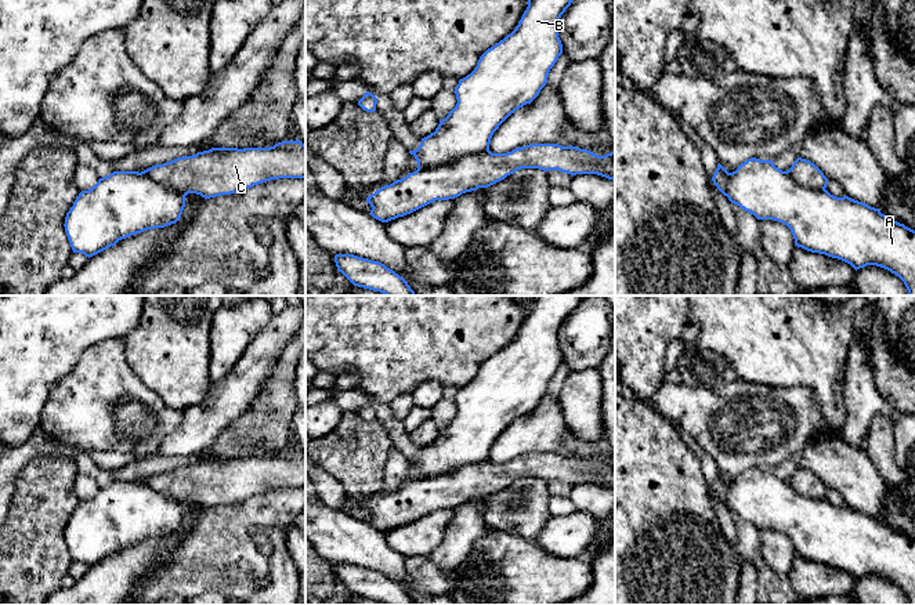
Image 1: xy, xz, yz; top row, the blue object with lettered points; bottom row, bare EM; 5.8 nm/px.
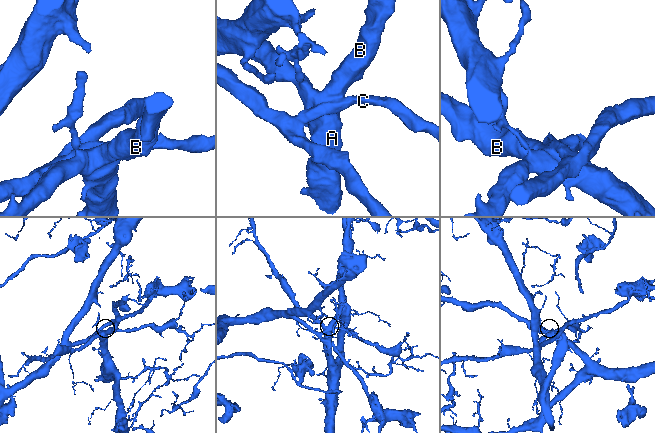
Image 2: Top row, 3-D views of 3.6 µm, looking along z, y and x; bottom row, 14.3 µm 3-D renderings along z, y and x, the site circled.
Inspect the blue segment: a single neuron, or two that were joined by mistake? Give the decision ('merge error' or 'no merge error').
merge error

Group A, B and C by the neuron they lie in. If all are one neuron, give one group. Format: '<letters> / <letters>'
A B / C

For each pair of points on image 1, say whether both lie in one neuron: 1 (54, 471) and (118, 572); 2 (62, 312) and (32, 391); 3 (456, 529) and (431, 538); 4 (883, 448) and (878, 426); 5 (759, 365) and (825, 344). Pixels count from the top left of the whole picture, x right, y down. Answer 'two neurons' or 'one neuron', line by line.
1: two neurons
2: one neuron
3: two neurons
4: one neuron
5: one neuron

